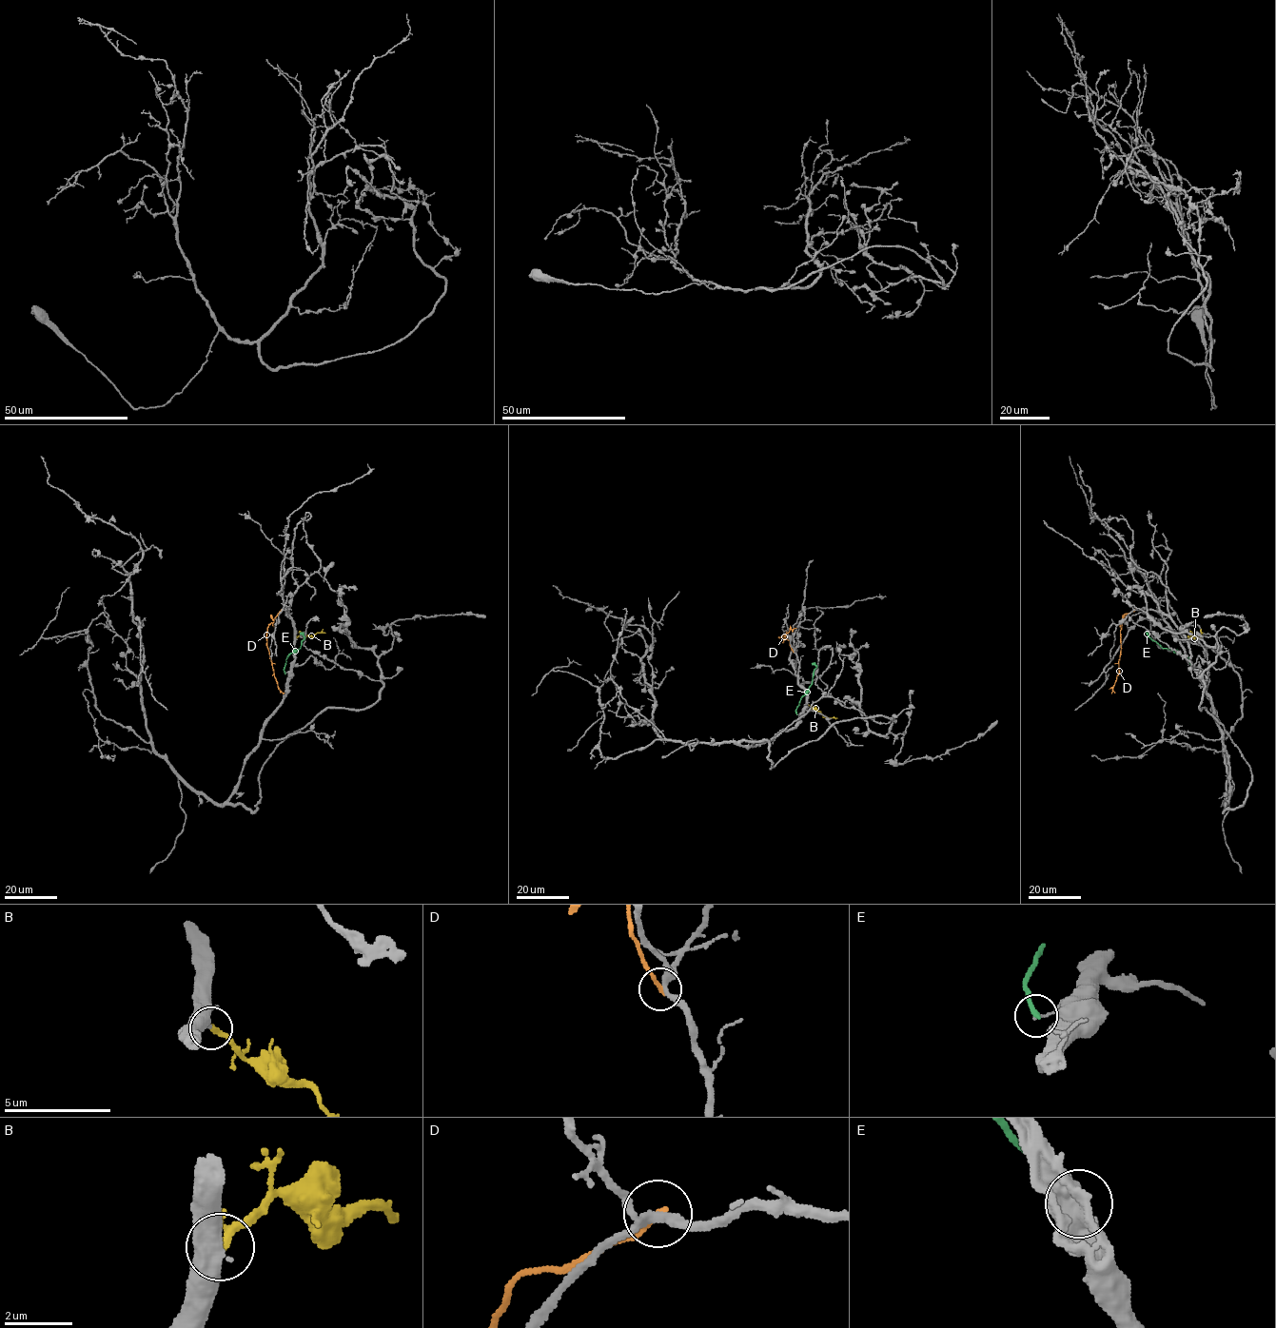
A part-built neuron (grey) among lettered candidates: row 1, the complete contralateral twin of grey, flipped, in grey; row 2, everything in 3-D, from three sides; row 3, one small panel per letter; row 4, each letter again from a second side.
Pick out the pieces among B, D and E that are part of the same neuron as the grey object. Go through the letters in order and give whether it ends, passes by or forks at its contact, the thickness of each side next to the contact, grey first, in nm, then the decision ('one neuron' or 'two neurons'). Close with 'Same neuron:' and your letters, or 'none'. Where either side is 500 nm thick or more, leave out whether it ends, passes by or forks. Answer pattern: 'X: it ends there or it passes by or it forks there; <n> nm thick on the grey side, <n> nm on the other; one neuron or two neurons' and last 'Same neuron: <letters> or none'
B: it ends there; 280 nm thick on the grey side, 240 nm on the other; one neuron
D: it ends there; 240 nm thick on the grey side, 190 nm on the other; two neurons
E: it ends there; 110 nm thick on the grey side, 240 nm on the other; two neurons
Same neuron: B

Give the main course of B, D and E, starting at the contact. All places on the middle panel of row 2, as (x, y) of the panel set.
B: (808, 705), (825, 717), (837, 718)
D: (794, 652), (789, 640), (778, 636), (795, 628)
E: (797, 714), (795, 710), (811, 684), (816, 667), (813, 663)

